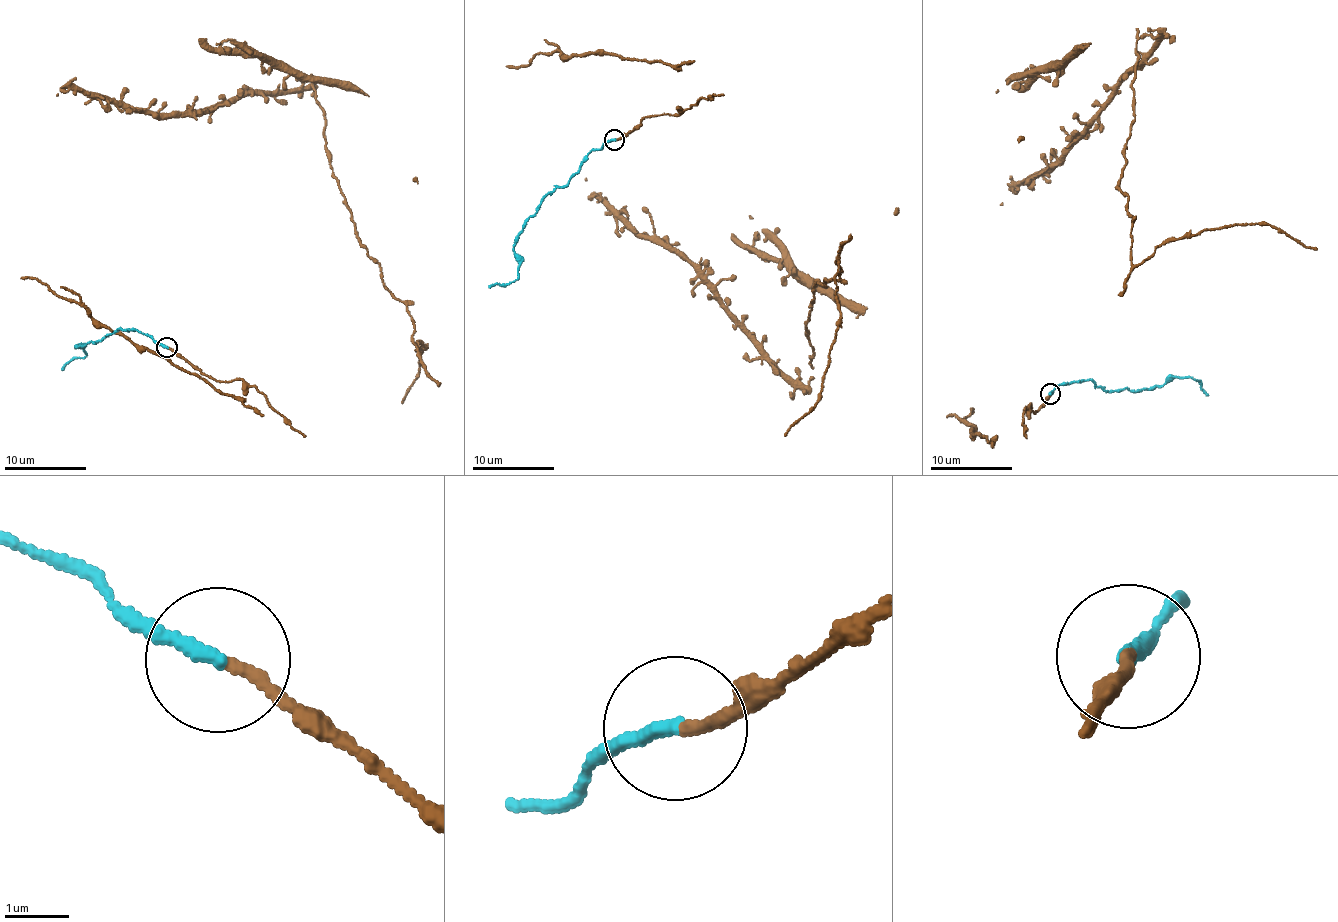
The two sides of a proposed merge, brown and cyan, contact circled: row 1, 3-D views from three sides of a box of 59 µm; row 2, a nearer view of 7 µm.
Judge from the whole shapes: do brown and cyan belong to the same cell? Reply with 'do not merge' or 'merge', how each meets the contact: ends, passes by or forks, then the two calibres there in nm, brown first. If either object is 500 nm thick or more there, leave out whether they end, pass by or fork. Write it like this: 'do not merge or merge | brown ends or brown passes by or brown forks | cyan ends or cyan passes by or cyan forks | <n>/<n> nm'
merge | brown ends | cyan ends | 150/220 nm

